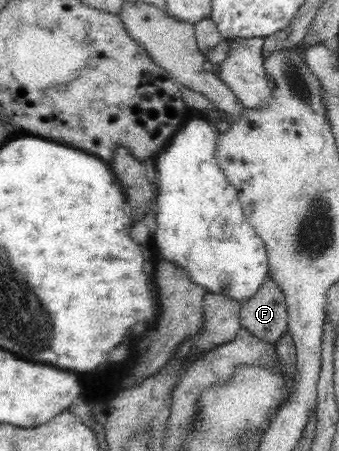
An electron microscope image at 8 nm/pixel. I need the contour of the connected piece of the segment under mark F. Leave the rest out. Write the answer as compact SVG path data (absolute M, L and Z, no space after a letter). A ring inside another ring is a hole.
M270 273L249 300L242 303L241 326L253 336L276 343L288 332L288 304Z

